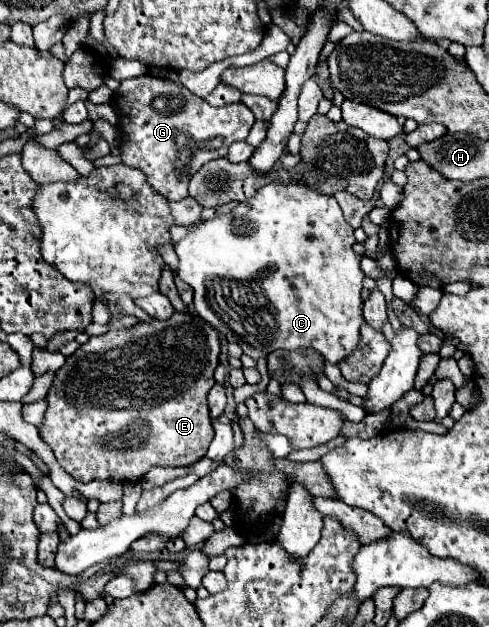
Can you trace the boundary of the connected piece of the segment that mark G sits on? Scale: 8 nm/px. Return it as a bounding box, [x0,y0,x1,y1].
[111,75,255,201]

